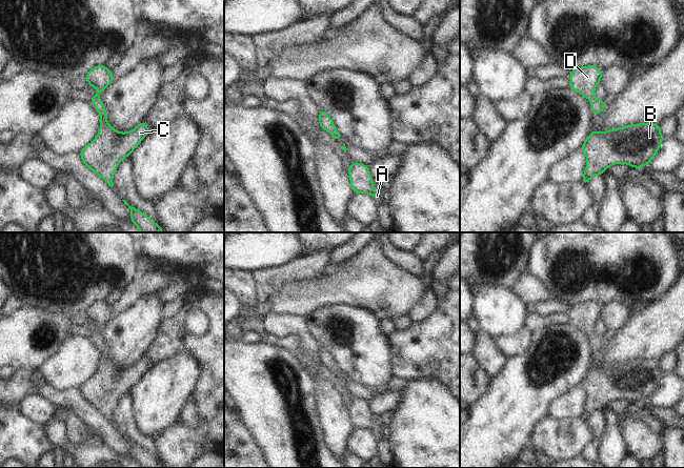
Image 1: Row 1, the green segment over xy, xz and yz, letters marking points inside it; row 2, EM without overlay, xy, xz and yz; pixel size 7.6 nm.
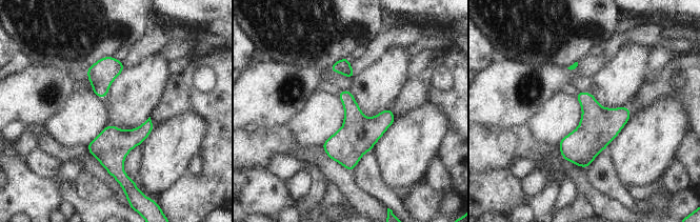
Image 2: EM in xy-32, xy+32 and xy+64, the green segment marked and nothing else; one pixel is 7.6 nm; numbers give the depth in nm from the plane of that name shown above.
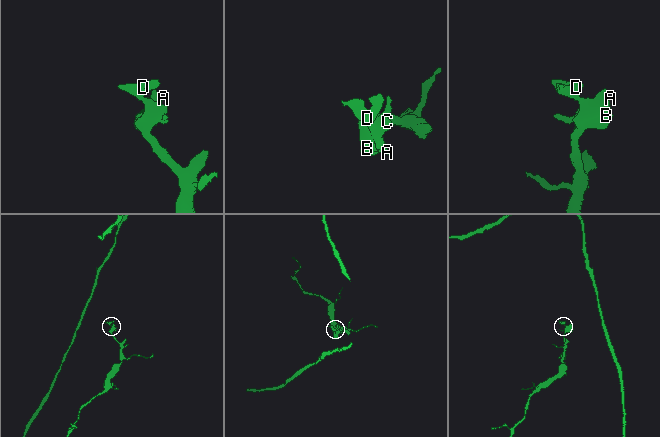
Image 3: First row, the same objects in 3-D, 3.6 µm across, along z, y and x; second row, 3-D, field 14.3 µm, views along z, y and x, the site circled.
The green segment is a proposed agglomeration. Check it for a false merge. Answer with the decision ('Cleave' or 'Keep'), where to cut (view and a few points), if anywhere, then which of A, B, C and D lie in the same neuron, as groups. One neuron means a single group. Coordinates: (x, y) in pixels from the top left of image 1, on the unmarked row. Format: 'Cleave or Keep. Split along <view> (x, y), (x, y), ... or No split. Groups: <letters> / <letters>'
Keep. No split. Groups: A B C D.

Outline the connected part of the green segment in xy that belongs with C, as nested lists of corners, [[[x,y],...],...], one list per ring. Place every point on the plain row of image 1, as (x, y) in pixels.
[[[92,330],[89,338],[96,342],[101,352],[100,366],[97,372],[79,388],[79,391],[85,403],[93,405],[113,424],[117,401],[132,389],[150,366],[146,359],[141,357],[133,366],[119,368],[108,361],[107,348],[100,331]]]

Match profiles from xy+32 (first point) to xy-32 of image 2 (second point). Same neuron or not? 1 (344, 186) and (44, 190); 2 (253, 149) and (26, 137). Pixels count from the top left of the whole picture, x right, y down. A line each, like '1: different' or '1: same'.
1: different
2: same

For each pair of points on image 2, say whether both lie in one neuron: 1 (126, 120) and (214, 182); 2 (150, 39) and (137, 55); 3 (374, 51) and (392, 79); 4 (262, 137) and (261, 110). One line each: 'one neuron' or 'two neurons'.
1: two neurons
2: one neuron
3: two neurons
4: two neurons

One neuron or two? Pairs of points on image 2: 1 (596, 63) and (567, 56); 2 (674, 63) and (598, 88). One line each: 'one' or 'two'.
1: two
2: two

